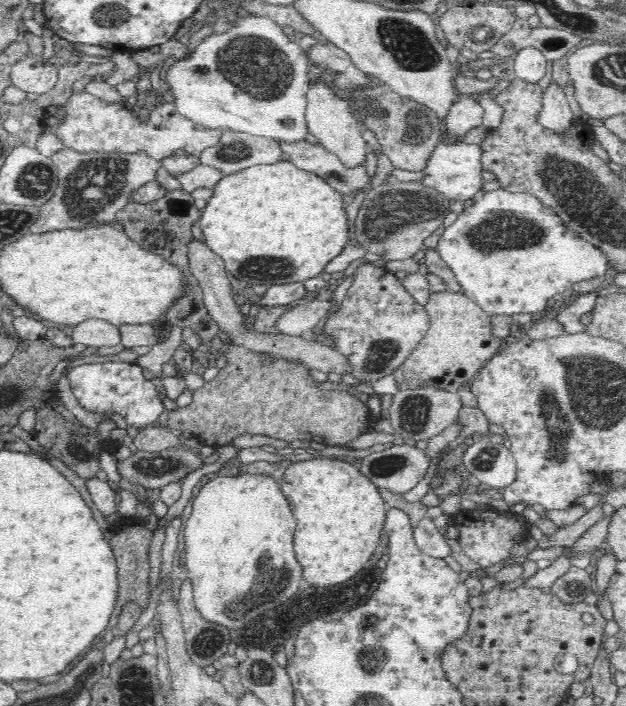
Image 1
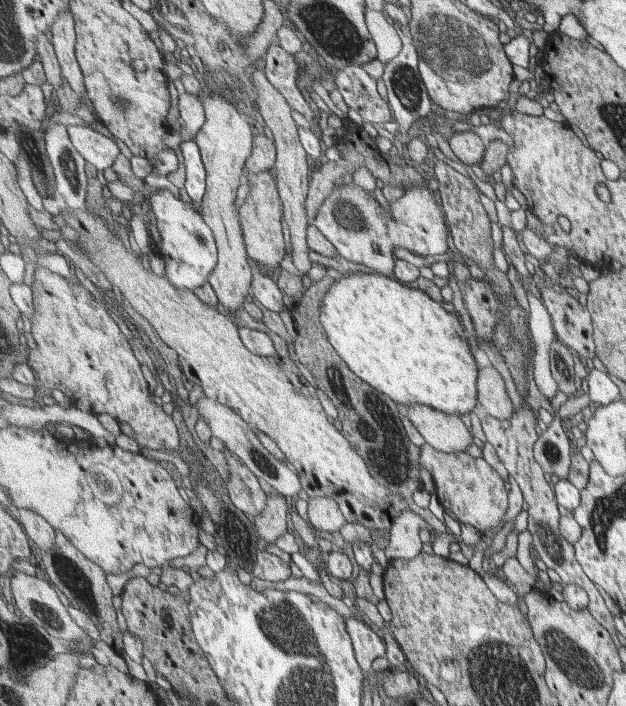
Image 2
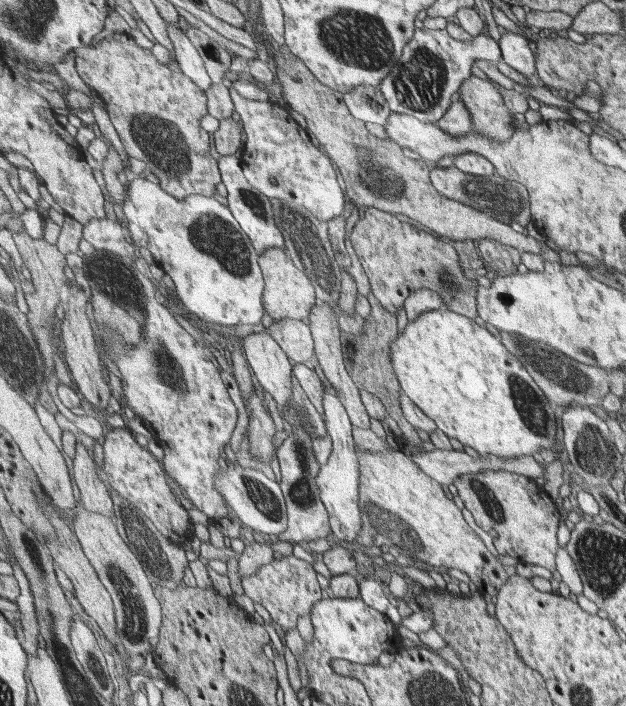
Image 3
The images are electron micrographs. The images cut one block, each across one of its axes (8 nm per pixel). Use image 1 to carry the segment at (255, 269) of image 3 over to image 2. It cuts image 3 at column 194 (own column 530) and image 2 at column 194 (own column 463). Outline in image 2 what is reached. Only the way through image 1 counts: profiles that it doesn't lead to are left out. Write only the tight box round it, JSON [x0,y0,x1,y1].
[150,191,219,290]

